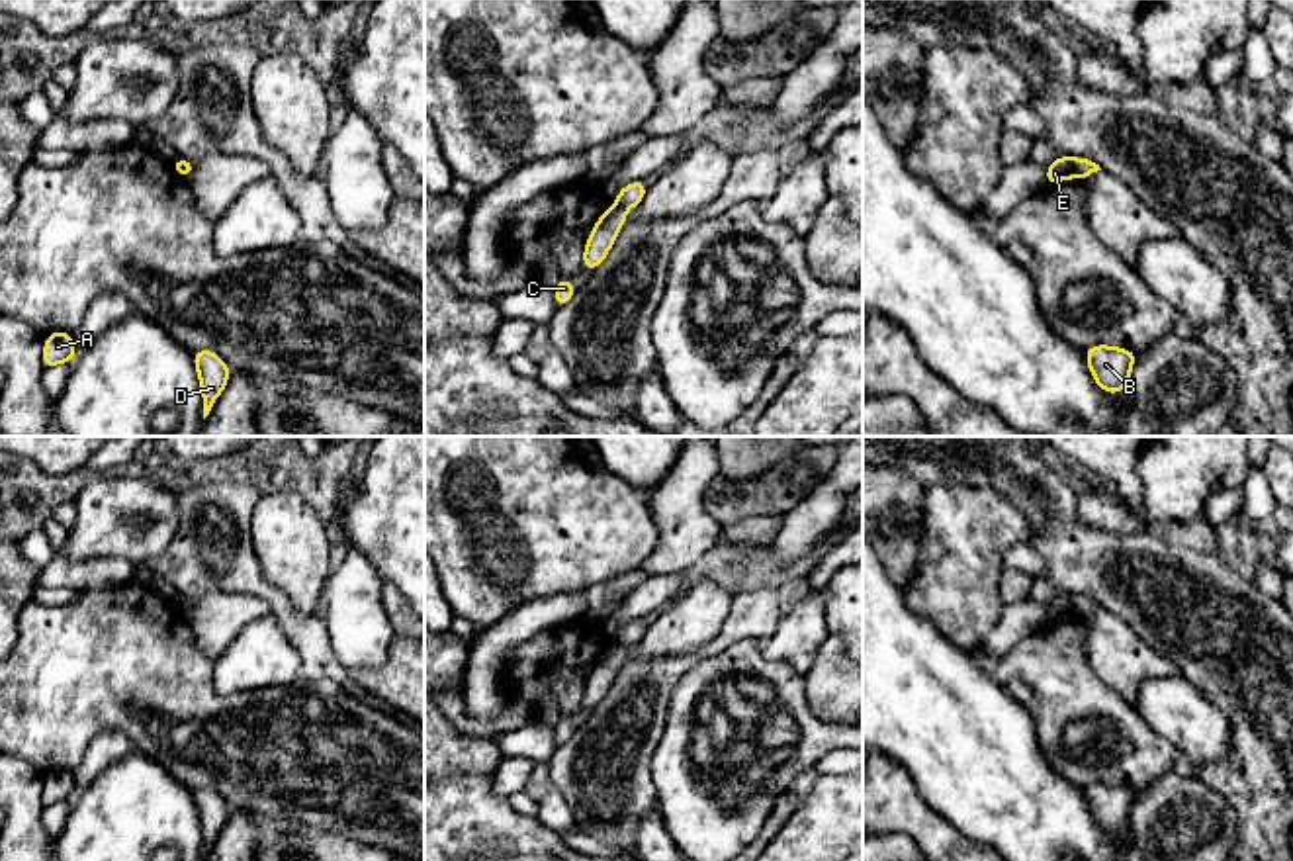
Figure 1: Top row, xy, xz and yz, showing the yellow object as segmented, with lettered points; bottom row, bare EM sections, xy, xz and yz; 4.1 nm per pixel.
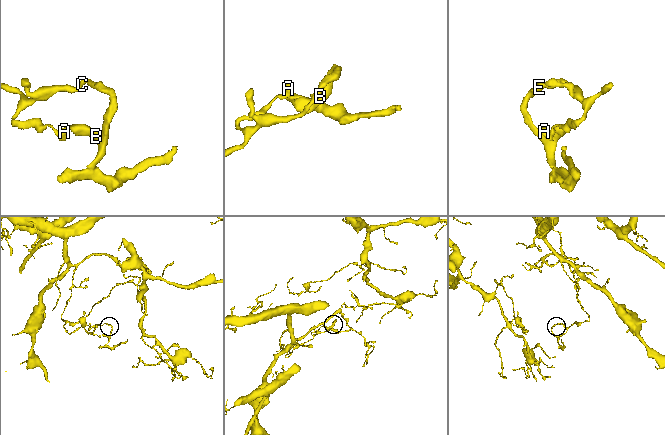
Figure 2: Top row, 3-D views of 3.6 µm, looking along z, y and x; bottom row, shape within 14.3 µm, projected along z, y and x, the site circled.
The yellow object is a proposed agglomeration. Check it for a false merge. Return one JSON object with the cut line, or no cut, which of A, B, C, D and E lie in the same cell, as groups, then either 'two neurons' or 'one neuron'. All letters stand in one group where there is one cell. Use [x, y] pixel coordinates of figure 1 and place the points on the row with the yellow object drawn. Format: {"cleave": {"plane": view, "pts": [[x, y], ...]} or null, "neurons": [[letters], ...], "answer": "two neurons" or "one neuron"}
{"cleave": {"plane": "yz", "pts": [[1070, 159], [1078, 177]]}, "neurons": [["A", "C"], ["B", "D", "E"]], "answer": "two neurons"}

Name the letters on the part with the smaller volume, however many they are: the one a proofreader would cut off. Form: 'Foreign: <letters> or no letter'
Foreign: B, D, E

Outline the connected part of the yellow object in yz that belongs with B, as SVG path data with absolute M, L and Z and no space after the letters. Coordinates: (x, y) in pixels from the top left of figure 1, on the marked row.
M1105 344L1086 348L1090 372L1105 393L1119 393L1127 389L1131 368L1137 356L1138 354L1133 350Z

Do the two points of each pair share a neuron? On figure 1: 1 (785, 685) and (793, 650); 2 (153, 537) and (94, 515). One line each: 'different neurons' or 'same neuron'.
1: different neurons
2: same neuron

